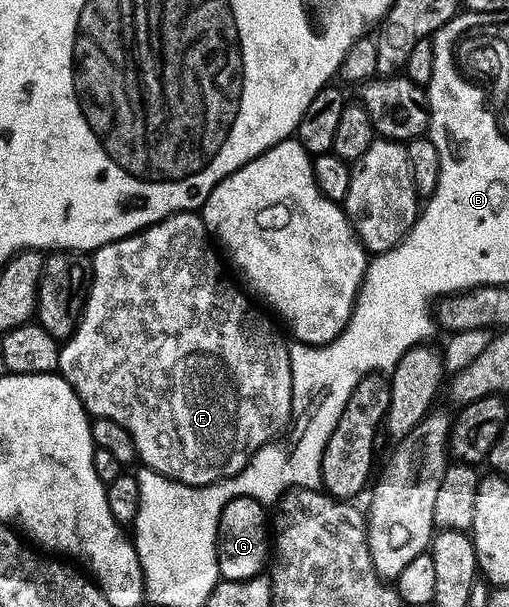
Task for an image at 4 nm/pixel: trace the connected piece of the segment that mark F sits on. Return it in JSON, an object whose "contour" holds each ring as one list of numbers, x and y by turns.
{"contour":[[178,212,176,216,167,218,158,224,152,224,152,226,145,229,144,232,137,232,134,236,128,236,126,240,117,240,114,244,103,246,97,252,92,253,92,288,89,290,88,299,84,301,84,311,80,313,77,330,69,340,61,344,61,357,59,358,60,375,64,376,65,381,75,390,75,394,83,402,85,411,89,413,90,417,111,419,117,422,119,426,123,426,131,438,134,439,140,463,144,465,144,467,149,468,153,472,157,472,160,476,167,477,169,480,177,480,181,484,186,484,192,488,206,488,212,484,221,484,225,480,235,478,252,462,255,458,255,454,259,450,263,450,267,445,272,444,274,440,278,439,278,437,290,427,293,419,293,375,291,374,291,358,289,357,290,345,288,343,285,344,286,337,284,335,281,337,280,334,277,333,278,325,276,323,273,325,272,322,225,277,225,268,221,265,220,258,217,257,218,249,215,247,215,244,215,249,213,249,212,243,214,244,214,241,211,239,211,233,208,226,205,224,204,215,195,212]]}

